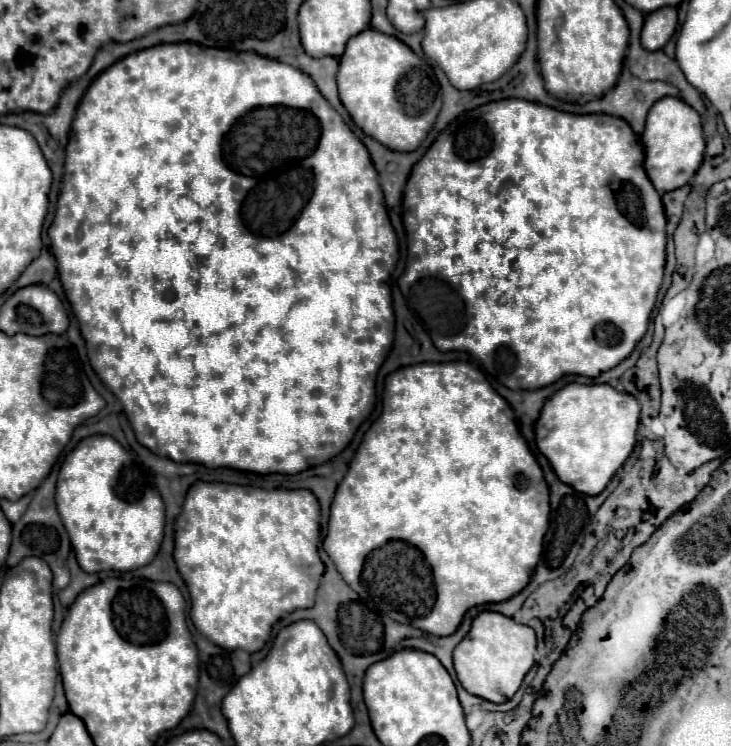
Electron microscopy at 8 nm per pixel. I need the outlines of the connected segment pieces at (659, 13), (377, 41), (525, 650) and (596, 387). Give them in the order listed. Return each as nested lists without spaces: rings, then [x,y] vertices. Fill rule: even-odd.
[[[665,6],[655,12],[651,12],[645,18],[643,30],[641,30],[641,44],[645,50],[661,50],[669,38],[675,34],[677,28],[677,8]]]
[[[375,28],[363,30],[347,42],[337,72],[339,98],[353,122],[371,138],[397,152],[413,152],[427,138],[441,110],[439,84],[423,84],[423,60],[413,50]]]
[[[485,610],[473,620],[469,634],[463,638],[463,642],[457,644],[453,652],[457,678],[473,696],[495,704],[507,702],[519,690],[525,674],[535,664],[535,648],[535,632],[529,626],[517,624],[513,618],[507,618],[499,612]]]
[[[567,384],[543,406],[535,424],[537,448],[549,458],[561,482],[581,494],[601,494],[635,446],[639,402],[609,384]]]

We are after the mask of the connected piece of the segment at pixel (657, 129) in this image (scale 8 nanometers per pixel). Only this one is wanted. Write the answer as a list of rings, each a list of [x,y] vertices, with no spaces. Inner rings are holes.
[[[667,96],[655,102],[655,106],[649,110],[647,126],[645,126],[641,140],[645,144],[647,176],[651,178],[659,194],[685,186],[703,162],[705,138],[703,138],[703,128],[701,128],[701,116],[681,98]]]

